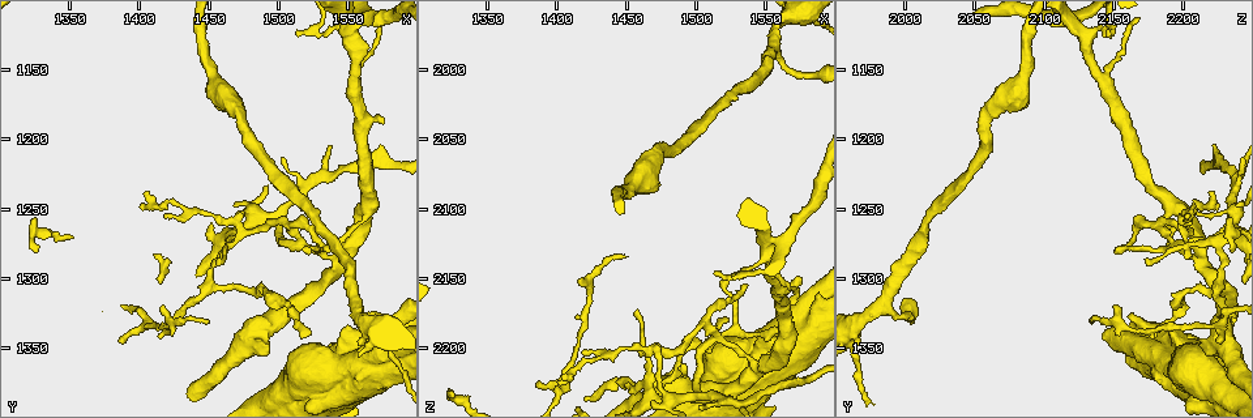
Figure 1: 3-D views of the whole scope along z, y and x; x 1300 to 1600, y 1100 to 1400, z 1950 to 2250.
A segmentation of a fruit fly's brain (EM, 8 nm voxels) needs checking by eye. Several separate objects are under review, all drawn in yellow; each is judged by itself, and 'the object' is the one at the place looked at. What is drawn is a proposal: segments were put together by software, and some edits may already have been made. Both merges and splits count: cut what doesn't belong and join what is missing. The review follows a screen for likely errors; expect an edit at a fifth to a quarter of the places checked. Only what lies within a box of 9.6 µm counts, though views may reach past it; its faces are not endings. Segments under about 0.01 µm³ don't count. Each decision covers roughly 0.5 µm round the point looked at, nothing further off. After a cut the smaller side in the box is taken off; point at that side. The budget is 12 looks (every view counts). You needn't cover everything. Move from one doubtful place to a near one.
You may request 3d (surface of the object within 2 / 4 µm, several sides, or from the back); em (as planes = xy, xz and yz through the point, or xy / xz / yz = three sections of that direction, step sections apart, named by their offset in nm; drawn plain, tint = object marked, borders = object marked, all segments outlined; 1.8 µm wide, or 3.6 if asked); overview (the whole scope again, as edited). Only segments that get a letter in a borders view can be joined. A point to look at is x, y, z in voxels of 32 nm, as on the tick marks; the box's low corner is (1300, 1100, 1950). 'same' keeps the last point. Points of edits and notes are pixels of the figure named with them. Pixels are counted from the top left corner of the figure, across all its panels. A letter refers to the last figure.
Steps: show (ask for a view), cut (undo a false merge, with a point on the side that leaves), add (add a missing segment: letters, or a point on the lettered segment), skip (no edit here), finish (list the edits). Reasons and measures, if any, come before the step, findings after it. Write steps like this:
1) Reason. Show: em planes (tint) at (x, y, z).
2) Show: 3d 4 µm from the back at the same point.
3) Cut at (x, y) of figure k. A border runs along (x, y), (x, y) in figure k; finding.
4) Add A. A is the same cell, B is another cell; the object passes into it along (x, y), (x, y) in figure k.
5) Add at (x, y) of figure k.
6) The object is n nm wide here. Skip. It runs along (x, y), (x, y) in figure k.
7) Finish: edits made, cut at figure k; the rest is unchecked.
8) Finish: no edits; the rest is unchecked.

Thin end. Show: em planes (plain) at (1384, 1346, 2226).

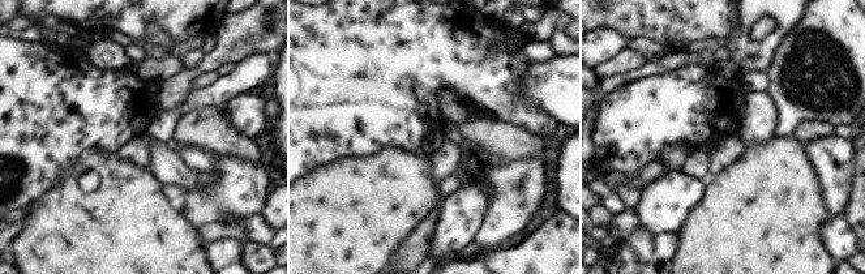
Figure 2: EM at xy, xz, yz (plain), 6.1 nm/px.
See the neighbours. Show: em planes (borders) at the same point.

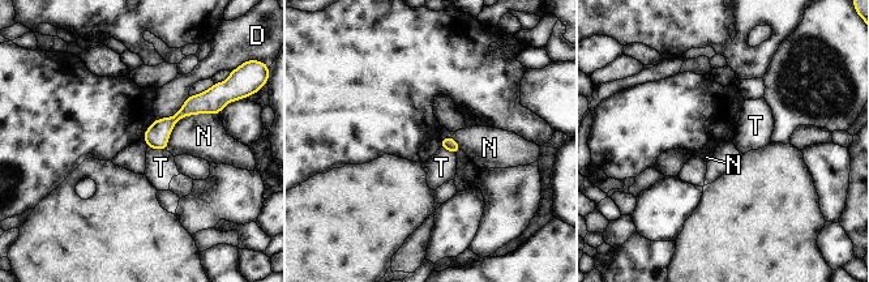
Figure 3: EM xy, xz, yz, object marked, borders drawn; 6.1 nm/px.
The longest contact is with N, 400 nm. Skip. D, N and T are other cells; none of them fits.

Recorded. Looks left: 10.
Arms part here. Show: em yz step 16 (tint) at (1518, 1278, 2192).

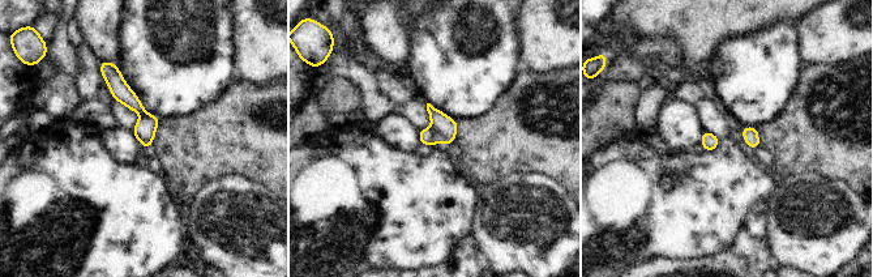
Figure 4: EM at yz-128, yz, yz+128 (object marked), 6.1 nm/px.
Show: em planes (borders) at the same point.

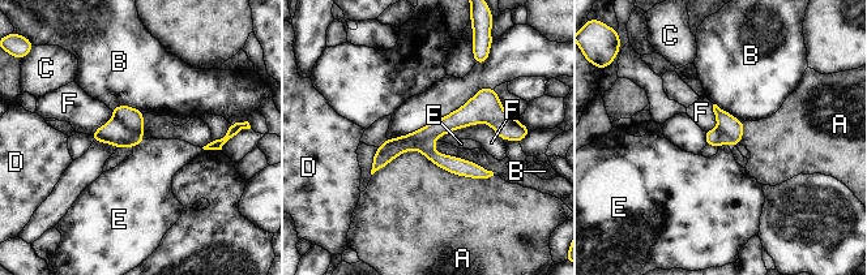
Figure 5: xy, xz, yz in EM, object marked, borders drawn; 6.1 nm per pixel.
Cut at (114, 132) of figure 5. A, B, C, D, E and F are other cells; a border runs along (114, 115), (127, 128), (141, 134) in figure 5; a second neuron is stuck on.

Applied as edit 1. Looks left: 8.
Branch stops here. Show: 3d 2 µm at (1576, 1186, 2150).

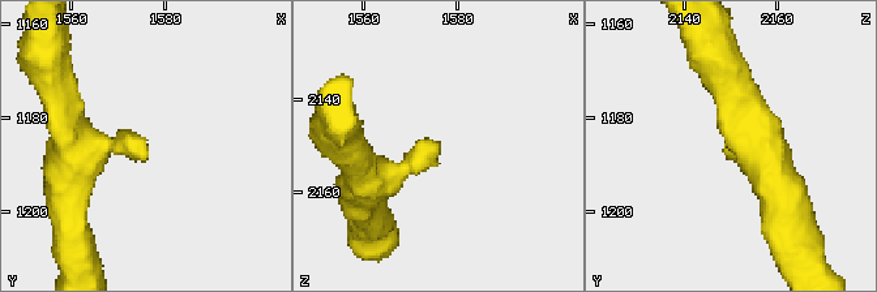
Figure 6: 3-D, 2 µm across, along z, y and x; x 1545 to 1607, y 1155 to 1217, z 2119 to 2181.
Show: em planes (borders) at (1575, 1187, 2149).

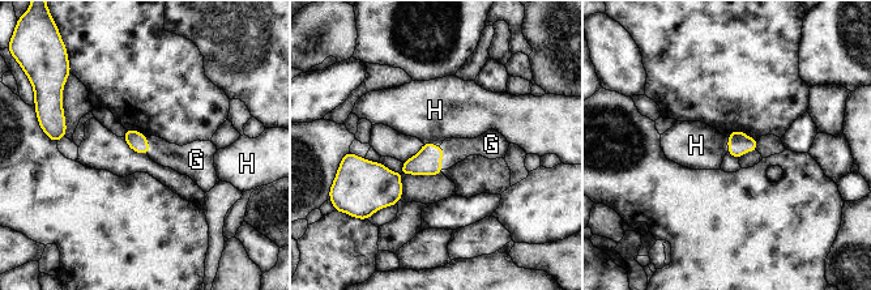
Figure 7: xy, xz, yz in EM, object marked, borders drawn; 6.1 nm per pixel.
Add G. G is the same cell, H is another cell; the object passes into it along (427, 161), (443, 156), (455, 149) in figure 7; it goes on there.

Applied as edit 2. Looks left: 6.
See it whole again. Show: overview.

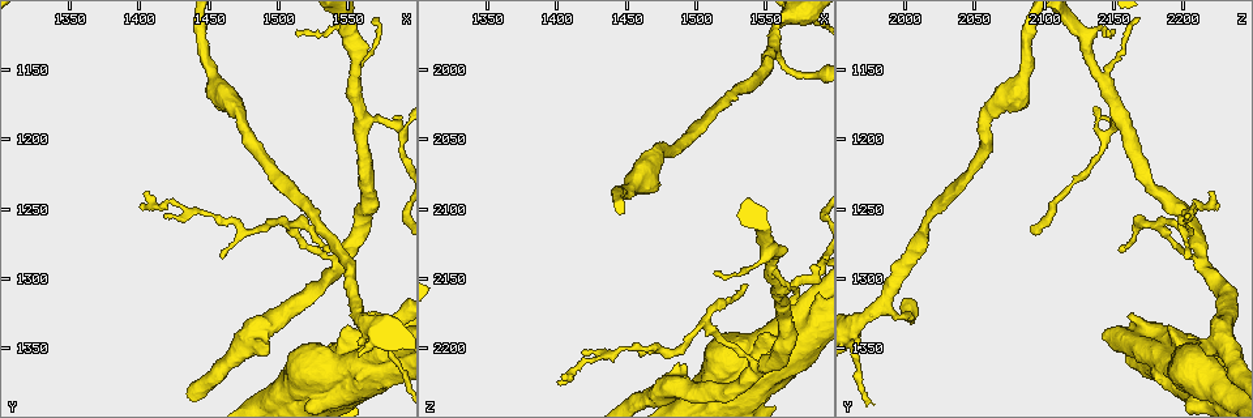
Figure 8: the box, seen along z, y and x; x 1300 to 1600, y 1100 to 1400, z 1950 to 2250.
Calibre changes. Show: em planes (borders) at (1452, 1150, 2088).

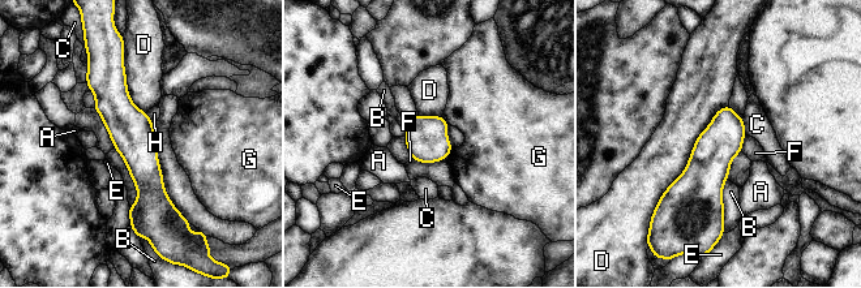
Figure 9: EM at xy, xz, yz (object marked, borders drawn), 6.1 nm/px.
The longest contact is with D, 750 nm. Add H. H is the same cell, A, B, C, D, E, F and G are other cells; the object passes into it along (131, 129), (149, 117), (154, 114) in figure 9; it goes on there.

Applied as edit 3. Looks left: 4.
Finish: edits made, cut at figure 5, add at figure 7, add at figure 9; the rest is unchecked.

